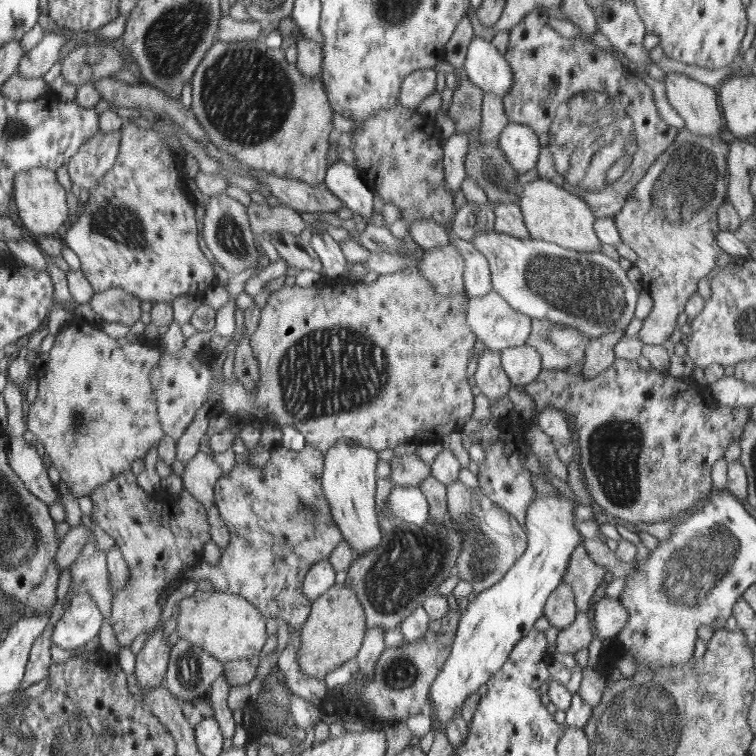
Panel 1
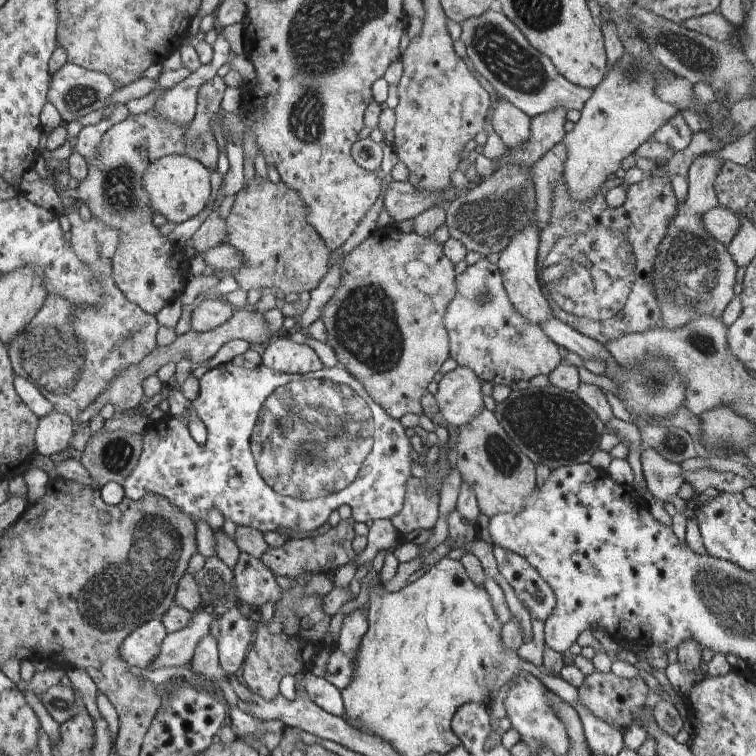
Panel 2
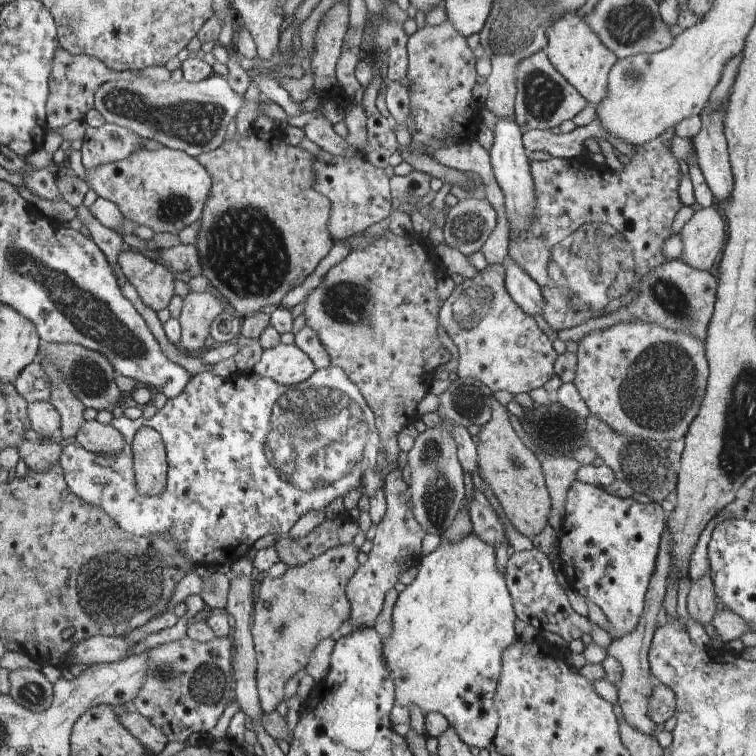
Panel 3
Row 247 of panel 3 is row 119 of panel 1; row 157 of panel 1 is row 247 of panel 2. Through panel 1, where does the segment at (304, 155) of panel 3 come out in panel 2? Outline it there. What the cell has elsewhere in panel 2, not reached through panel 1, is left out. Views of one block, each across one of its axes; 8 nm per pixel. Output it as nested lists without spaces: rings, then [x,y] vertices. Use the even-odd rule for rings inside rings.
[[[256,175],[250,182],[245,182],[240,191],[237,192],[236,200],[230,214],[225,218],[227,233],[227,244],[230,244],[242,252],[244,264],[238,270],[232,270],[231,274],[239,284],[239,288],[248,292],[251,288],[284,288],[288,290],[311,291],[318,286],[318,282],[326,276],[324,266],[328,266],[330,250],[326,248],[323,237],[307,221],[307,206],[304,206],[303,198],[297,190],[292,190],[280,181],[274,184],[267,178]]]

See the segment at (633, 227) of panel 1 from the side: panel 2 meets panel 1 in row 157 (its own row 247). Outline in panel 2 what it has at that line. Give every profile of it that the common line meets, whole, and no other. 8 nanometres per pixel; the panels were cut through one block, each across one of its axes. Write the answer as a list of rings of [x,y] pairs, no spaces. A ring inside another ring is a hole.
[[[704,153],[693,160],[689,167],[689,184],[686,199],[684,202],[678,202],[676,214],[670,220],[671,223],[668,224],[667,234],[658,246],[658,254],[656,254],[656,262],[654,262],[654,270],[652,270],[652,284],[655,288],[654,296],[656,296],[658,306],[660,306],[660,314],[662,315],[660,323],[664,327],[668,327],[668,330],[676,330],[676,327],[684,328],[696,316],[721,318],[724,308],[734,298],[734,285],[738,267],[727,247],[718,242],[704,228],[703,222],[704,214],[719,205],[718,197],[714,192],[714,180],[716,180],[716,174],[718,174],[720,166],[722,166],[722,159],[716,158],[714,153]]]

